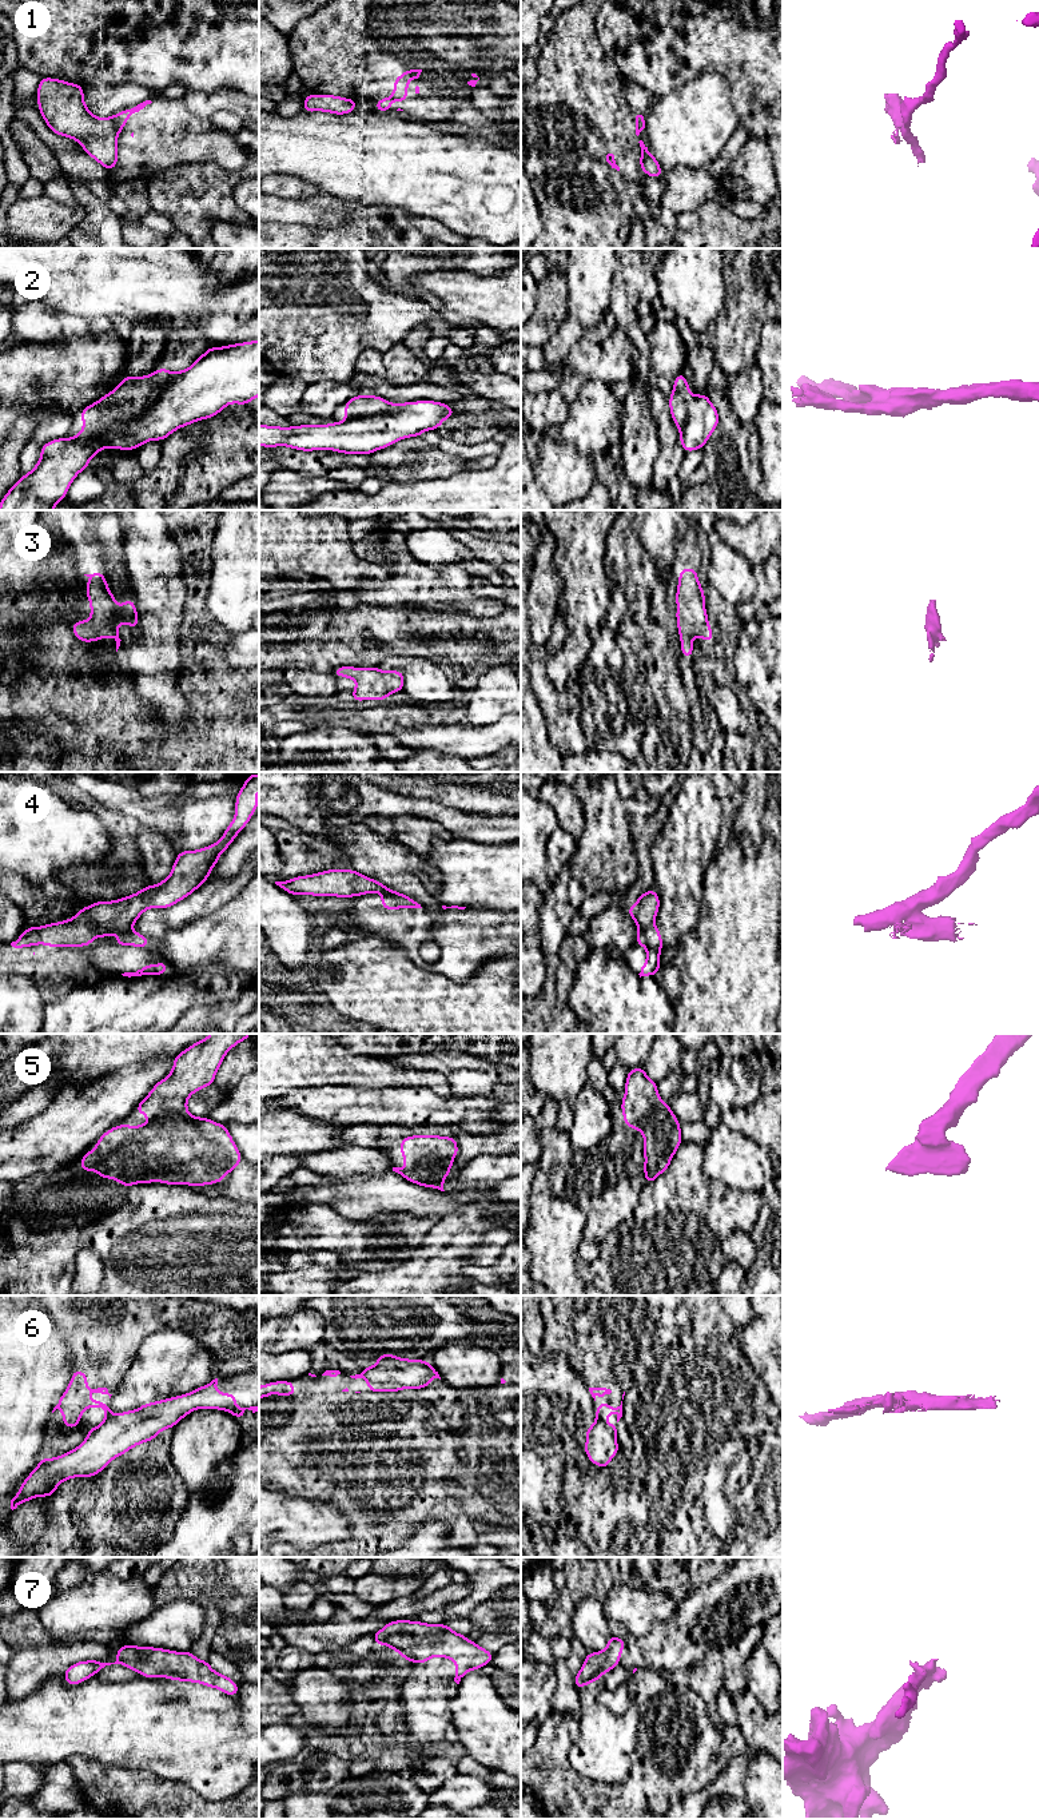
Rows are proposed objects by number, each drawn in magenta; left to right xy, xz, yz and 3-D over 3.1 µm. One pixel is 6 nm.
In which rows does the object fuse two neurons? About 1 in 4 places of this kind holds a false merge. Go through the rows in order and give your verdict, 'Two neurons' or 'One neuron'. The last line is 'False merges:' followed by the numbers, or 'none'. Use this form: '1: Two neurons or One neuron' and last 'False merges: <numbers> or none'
1: Two neurons
2: Two neurons
3: One neuron
4: Two neurons
5: One neuron
6: One neuron
7: One neuron
False merges: 1, 2, 4

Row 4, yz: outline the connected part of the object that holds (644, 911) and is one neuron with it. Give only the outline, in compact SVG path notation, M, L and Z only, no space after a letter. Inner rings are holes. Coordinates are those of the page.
M652 888L644 892L637 901L629 907L628 914L636 922L638 930L653 924L660 910L660 897Z

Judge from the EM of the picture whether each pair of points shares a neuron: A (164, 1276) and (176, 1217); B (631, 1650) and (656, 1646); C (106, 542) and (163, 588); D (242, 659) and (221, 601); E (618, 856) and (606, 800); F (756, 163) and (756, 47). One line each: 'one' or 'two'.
A: one
B: one
C: two
D: two
E: one
F: two

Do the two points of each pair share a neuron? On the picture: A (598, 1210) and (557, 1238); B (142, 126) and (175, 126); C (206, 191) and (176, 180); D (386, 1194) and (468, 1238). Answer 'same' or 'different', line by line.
A: different
B: same
C: same
D: different

